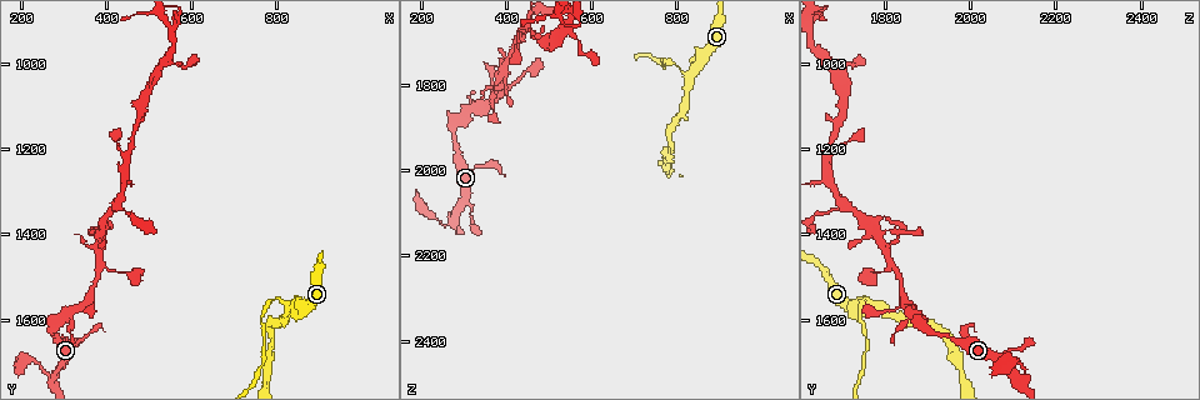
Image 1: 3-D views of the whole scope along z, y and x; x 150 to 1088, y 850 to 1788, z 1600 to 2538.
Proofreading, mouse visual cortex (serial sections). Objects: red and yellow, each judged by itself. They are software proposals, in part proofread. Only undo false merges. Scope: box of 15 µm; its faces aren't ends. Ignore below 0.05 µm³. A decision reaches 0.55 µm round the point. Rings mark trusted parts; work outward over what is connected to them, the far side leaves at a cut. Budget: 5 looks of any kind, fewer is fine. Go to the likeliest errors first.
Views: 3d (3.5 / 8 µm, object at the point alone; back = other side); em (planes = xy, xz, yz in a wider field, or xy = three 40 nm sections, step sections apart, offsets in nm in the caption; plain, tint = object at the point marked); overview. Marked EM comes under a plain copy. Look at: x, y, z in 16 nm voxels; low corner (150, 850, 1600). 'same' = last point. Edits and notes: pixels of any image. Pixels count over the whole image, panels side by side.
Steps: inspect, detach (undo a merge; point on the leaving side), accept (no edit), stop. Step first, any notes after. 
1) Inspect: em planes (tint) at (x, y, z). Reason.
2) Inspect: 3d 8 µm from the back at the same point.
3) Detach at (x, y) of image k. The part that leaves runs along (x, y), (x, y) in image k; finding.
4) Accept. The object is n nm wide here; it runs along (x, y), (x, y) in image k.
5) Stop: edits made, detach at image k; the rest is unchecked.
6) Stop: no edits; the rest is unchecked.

Inspect: em xy step 1 (tint) at (795, 1550, 1750). Sharp bend.

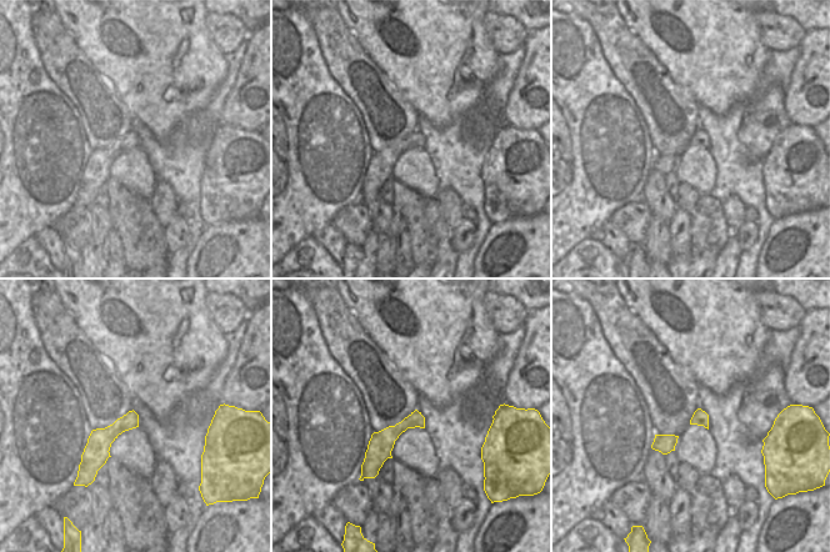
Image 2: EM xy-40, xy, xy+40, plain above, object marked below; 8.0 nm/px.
Inspect: 3d 3.5 µm at the same point.

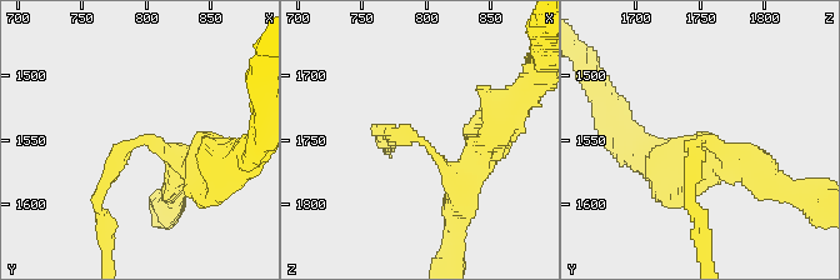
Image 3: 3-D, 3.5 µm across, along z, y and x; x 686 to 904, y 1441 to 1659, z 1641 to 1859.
Accept. It runs along (418, 415), (379, 448), (373, 471) in image 2; continuous, no second cell.

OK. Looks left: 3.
Inspect: 3d 8 µm at (315, 1670, 2090). A narrow waist.

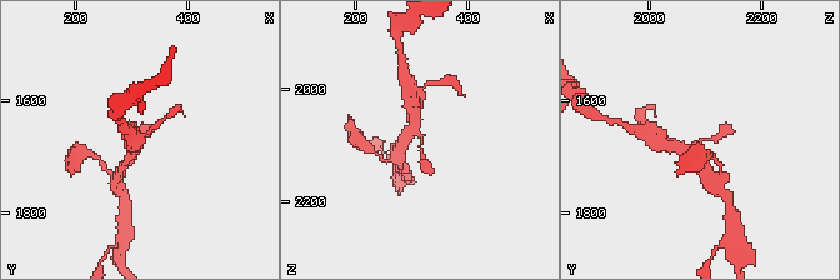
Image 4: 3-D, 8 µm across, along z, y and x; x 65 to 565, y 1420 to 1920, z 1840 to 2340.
Inspect: 3d 3.5 µm at (315, 1675, 2095). Zoom in.

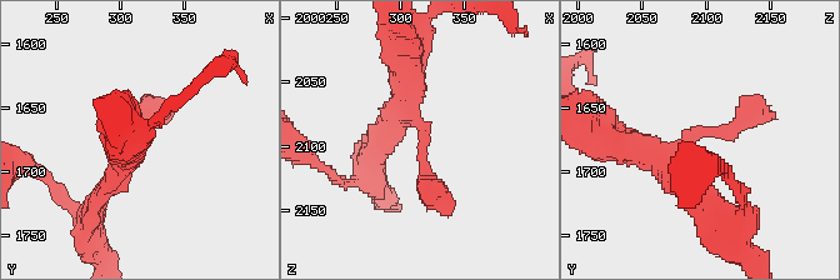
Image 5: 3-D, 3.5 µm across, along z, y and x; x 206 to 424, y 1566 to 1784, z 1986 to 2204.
Inspect: em planes (tint) at (318, 1676, 2096).

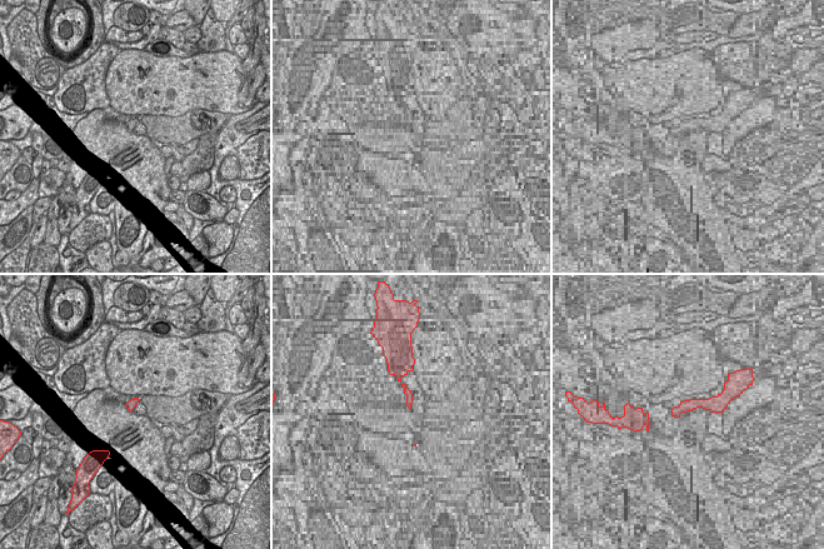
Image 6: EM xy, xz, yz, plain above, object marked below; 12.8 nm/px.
Accept. It runs along (406, 68), (421, 164), (444, 205) in image 5; all the same cell.

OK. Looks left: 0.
Stop: no edits; the rest is unchecked.

